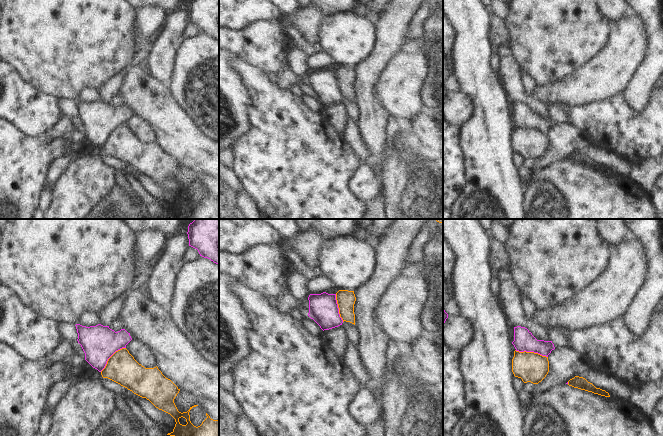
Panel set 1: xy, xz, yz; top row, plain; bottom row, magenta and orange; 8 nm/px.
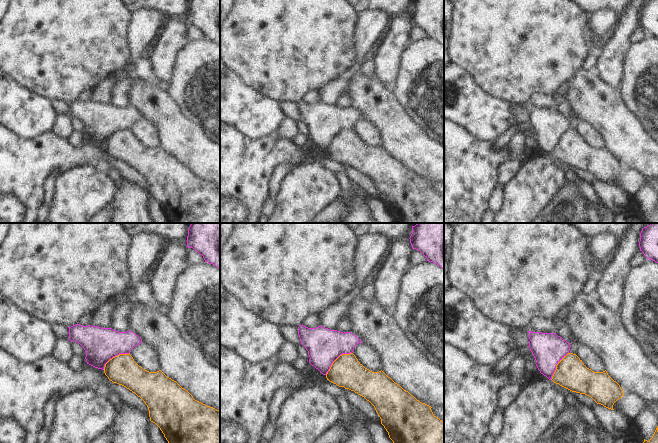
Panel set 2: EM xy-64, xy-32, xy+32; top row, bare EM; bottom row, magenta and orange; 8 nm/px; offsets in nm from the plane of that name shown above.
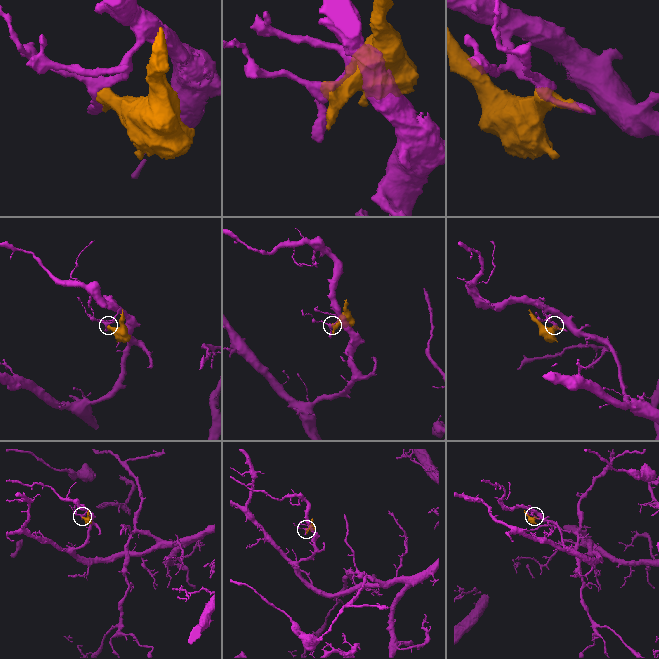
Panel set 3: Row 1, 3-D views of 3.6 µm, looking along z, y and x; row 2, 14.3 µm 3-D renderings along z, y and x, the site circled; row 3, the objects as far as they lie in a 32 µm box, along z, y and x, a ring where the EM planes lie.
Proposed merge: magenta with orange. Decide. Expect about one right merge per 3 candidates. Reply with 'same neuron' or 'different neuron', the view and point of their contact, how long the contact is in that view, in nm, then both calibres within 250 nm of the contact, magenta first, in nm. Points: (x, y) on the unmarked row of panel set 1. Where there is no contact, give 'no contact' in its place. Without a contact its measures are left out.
different neuron; contact yz (531, 127); length 280 nm; calibres 160 and 240 nm

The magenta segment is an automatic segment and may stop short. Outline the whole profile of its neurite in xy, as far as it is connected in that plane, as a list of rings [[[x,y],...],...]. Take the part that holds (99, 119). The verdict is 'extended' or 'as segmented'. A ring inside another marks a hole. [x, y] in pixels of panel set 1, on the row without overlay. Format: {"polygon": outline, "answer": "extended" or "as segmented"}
{"polygon": [[[76,100],[78,119],[81,121],[85,136],[99,148],[101,148],[108,135],[118,126],[126,124],[132,116],[130,109],[125,105],[118,108],[109,102],[98,100],[96,102],[82,102]]], "answer": "as segmented"}

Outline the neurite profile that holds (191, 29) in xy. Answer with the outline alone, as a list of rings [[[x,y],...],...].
[[[189,22],[183,30],[183,40],[186,38],[190,38],[198,33],[200,33],[198,26]]]

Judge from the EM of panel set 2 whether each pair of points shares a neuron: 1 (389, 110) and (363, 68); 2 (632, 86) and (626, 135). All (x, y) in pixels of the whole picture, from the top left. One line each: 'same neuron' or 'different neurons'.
1: different neurons
2: different neurons

